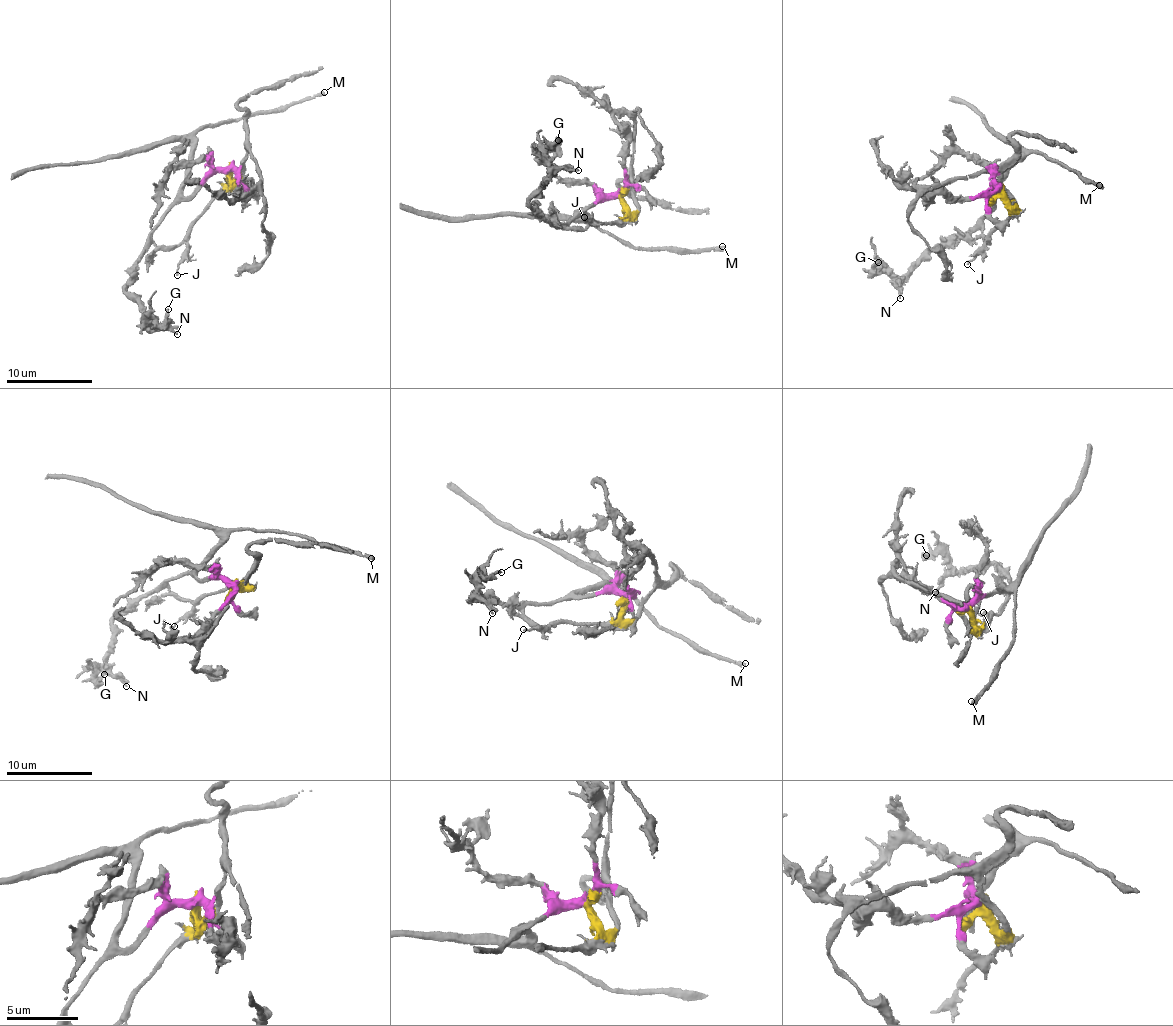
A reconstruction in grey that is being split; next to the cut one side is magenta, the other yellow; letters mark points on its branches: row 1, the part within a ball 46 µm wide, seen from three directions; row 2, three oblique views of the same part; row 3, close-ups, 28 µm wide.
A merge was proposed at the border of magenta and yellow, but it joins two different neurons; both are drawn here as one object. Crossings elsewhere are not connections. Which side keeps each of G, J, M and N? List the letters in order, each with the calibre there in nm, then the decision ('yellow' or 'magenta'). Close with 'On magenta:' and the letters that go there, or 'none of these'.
G: 240 nm thick; magenta
J: 130 nm thick; yellow
M: 360 nm thick; magenta
N: 140 nm thick; magenta
On magenta: G, M, N

